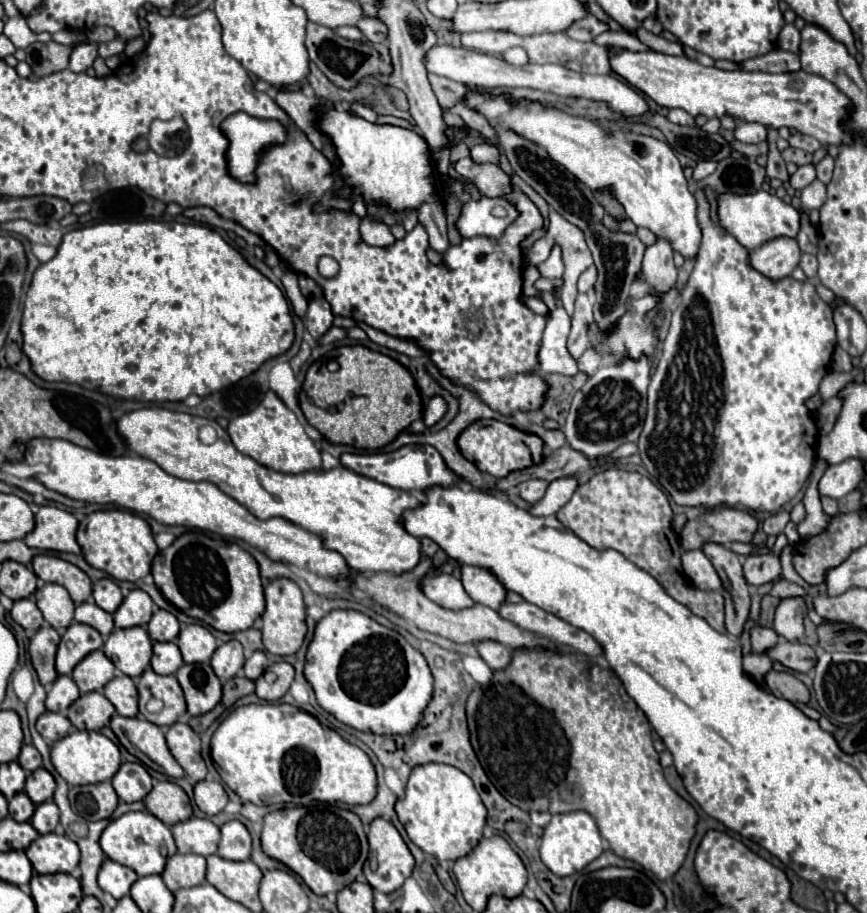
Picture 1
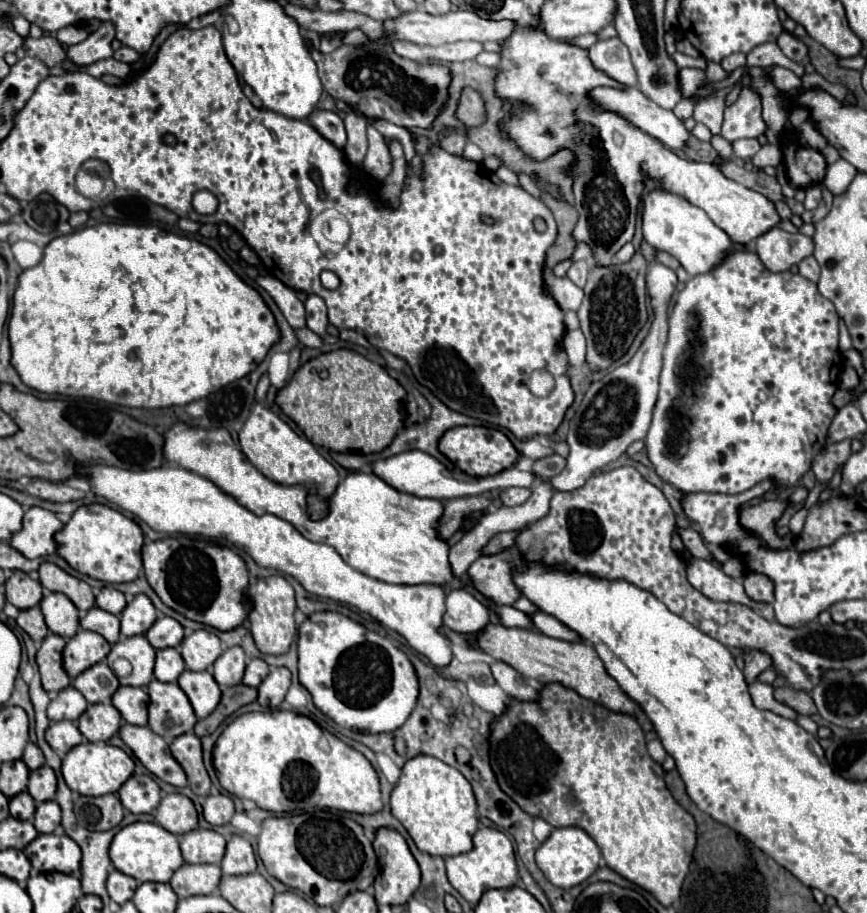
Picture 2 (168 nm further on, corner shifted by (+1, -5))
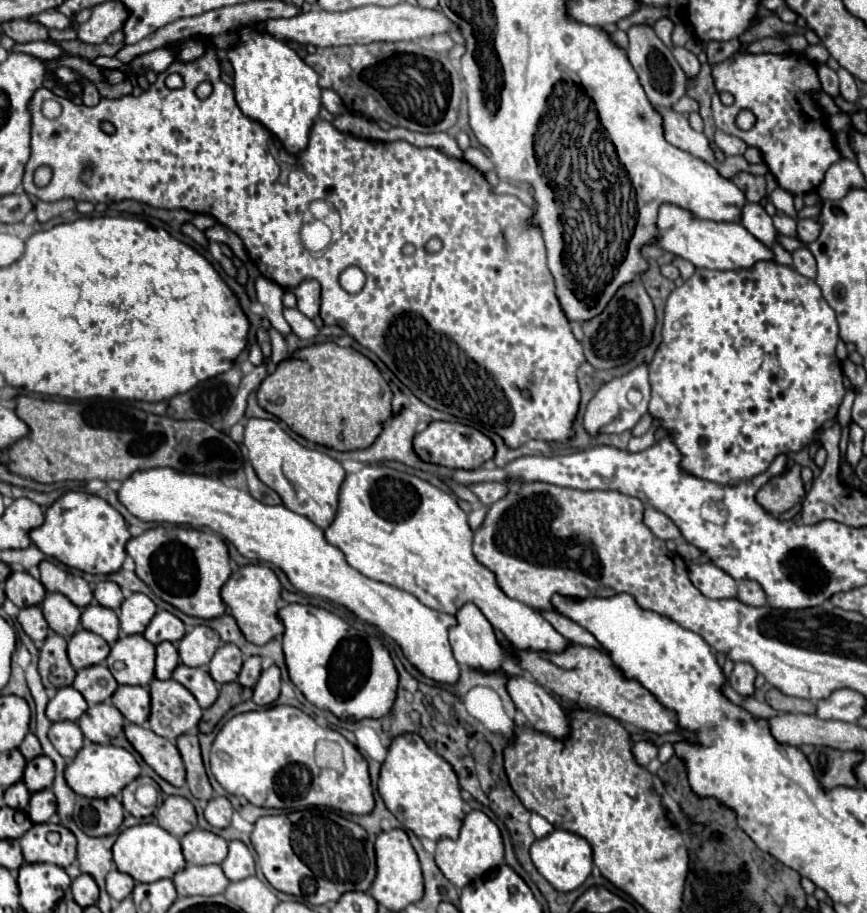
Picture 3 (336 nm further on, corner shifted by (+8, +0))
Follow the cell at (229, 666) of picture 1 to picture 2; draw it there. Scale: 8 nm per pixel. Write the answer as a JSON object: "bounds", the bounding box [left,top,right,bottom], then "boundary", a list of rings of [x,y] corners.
{"bounds":[213,647,247,689],"boundary":[[[229,647],[221,653],[221,657],[213,663],[213,677],[225,689],[241,683],[245,673],[247,657],[241,647]]]}

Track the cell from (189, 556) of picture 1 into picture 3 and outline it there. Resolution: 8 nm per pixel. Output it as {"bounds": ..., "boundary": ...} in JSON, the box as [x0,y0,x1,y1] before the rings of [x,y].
{"bounds":[126,526,232,618],"boundary":[[[154,526],[140,536],[130,538],[126,552],[136,564],[136,576],[146,582],[164,602],[176,606],[188,616],[218,618],[224,614],[220,588],[232,570],[228,548],[214,532],[182,526]]]}

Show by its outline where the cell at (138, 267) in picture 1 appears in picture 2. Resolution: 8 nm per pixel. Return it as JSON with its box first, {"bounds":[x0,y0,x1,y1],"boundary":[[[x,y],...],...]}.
{"bounds":[9,223,279,409],"boundary":[[[101,223],[93,227],[77,229],[69,235],[61,235],[53,239],[45,247],[43,261],[37,267],[25,269],[19,277],[19,285],[13,295],[13,311],[9,319],[9,341],[11,341],[11,363],[17,369],[21,381],[37,389],[41,393],[57,393],[71,397],[91,397],[113,405],[123,407],[143,407],[143,409],[159,409],[173,405],[187,405],[191,401],[203,399],[213,391],[243,379],[265,359],[269,349],[279,343],[279,327],[275,315],[263,297],[249,287],[241,277],[233,273],[233,269],[205,243],[197,239],[189,239],[183,235],[175,235],[157,225],[117,225],[117,223]]]}

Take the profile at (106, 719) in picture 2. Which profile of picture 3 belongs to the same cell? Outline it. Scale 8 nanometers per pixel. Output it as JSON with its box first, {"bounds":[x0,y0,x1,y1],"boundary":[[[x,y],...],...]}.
{"bounds":[78,702,124,744],"boundary":[[[110,702],[90,706],[78,720],[82,734],[96,744],[110,744],[124,730],[124,716]]]}

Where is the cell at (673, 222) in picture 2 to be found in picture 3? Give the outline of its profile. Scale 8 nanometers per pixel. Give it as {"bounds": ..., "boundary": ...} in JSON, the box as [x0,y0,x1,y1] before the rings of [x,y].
{"bounds":[658,204,774,270],"boundary":[[[662,204],[658,212],[658,230],[660,246],[680,258],[690,260],[696,268],[712,270],[742,270],[752,268],[760,260],[774,260],[774,252],[756,240],[740,222],[712,222],[696,220],[688,210]]]}

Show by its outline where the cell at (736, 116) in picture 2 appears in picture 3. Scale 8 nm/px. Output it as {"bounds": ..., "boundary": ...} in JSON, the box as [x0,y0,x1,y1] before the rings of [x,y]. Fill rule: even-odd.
{"bounds":[712,44,840,196],"boundary":[[[742,44],[732,58],[712,66],[714,86],[718,90],[712,96],[716,126],[726,134],[738,136],[748,146],[758,148],[780,188],[794,196],[810,194],[818,190],[826,170],[840,160],[832,132],[826,128],[826,114],[814,100],[814,94],[822,90],[816,64],[804,52],[750,54],[746,48],[748,44]],[[720,92],[730,92],[734,102],[724,106],[720,102]],[[744,108],[756,116],[756,124],[748,132],[736,128],[734,122],[736,114]]]}

